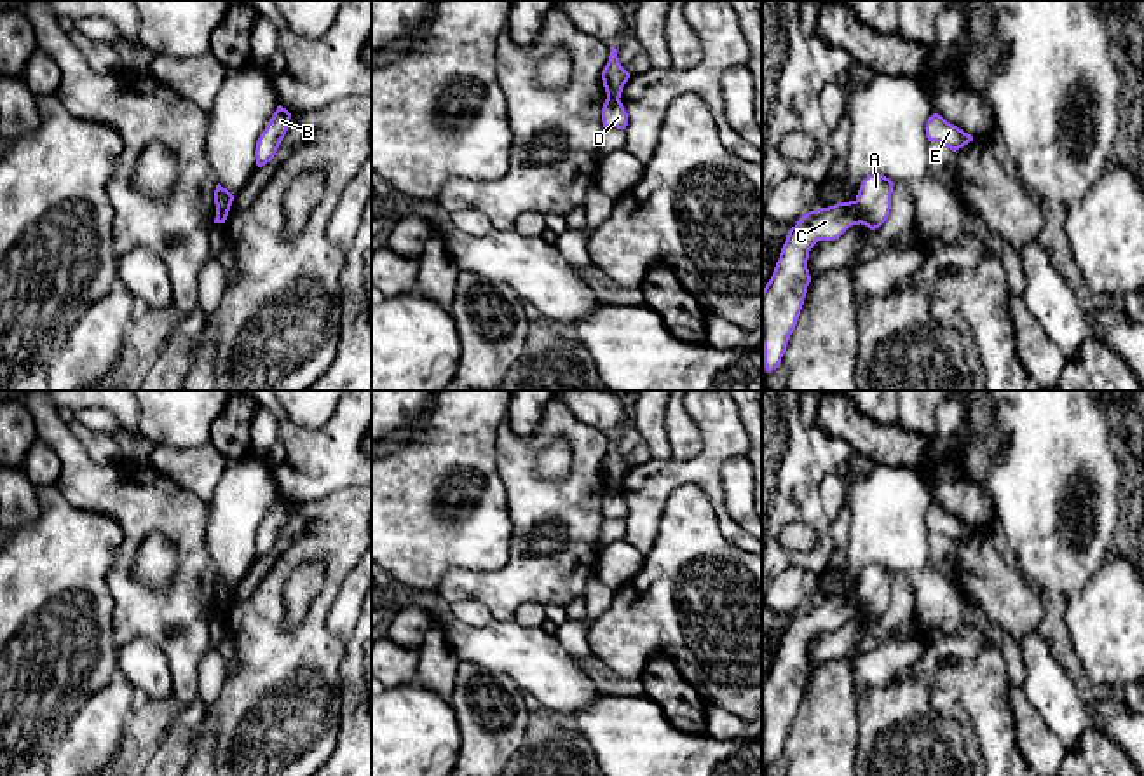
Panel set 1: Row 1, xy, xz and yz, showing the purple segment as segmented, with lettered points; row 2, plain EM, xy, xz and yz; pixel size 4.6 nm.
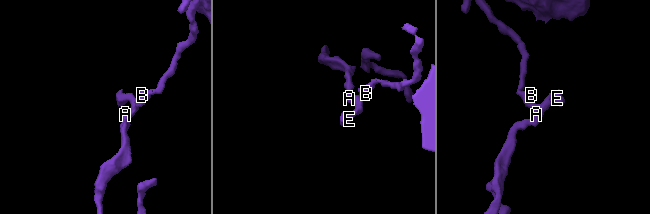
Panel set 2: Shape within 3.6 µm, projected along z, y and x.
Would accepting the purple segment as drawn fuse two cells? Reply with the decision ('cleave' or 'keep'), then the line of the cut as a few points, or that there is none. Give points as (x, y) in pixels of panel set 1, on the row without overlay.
cleave | yz (855, 592), (862, 612)

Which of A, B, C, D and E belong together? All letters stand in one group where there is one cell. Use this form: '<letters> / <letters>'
A B D E / C

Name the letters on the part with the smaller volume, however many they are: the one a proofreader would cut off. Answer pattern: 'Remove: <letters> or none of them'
Remove: C

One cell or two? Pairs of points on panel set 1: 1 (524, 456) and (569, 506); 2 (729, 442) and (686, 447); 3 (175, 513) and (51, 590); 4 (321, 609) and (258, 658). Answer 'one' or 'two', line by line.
1: one
2: two
3: two
4: one

